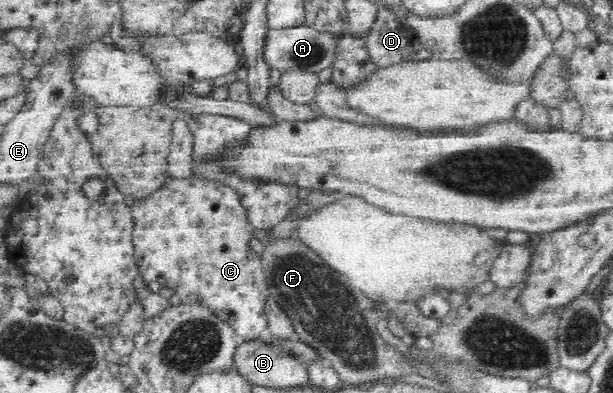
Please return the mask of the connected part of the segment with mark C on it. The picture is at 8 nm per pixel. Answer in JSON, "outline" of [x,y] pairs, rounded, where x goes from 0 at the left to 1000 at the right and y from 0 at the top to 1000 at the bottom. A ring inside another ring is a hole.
{"outline":[[[315,445],[308,453],[276,450],[256,489],[220,511],[214,529],[219,656],[237,720],[264,743],[271,733],[282,733],[282,743],[295,753],[303,774],[338,779],[383,837],[387,880],[437,845],[434,779],[440,746],[424,651],[406,631],[416,583],[403,562],[393,501],[383,478]]]}

